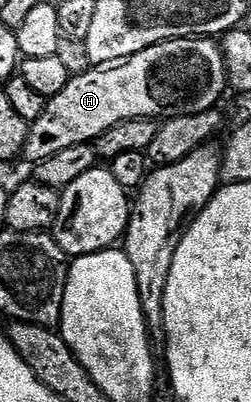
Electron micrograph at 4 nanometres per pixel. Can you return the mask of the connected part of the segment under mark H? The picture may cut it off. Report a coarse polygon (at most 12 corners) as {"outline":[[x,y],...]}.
{"outline":[[174,38],[71,77],[30,123],[49,160],[228,93],[223,48]]}

